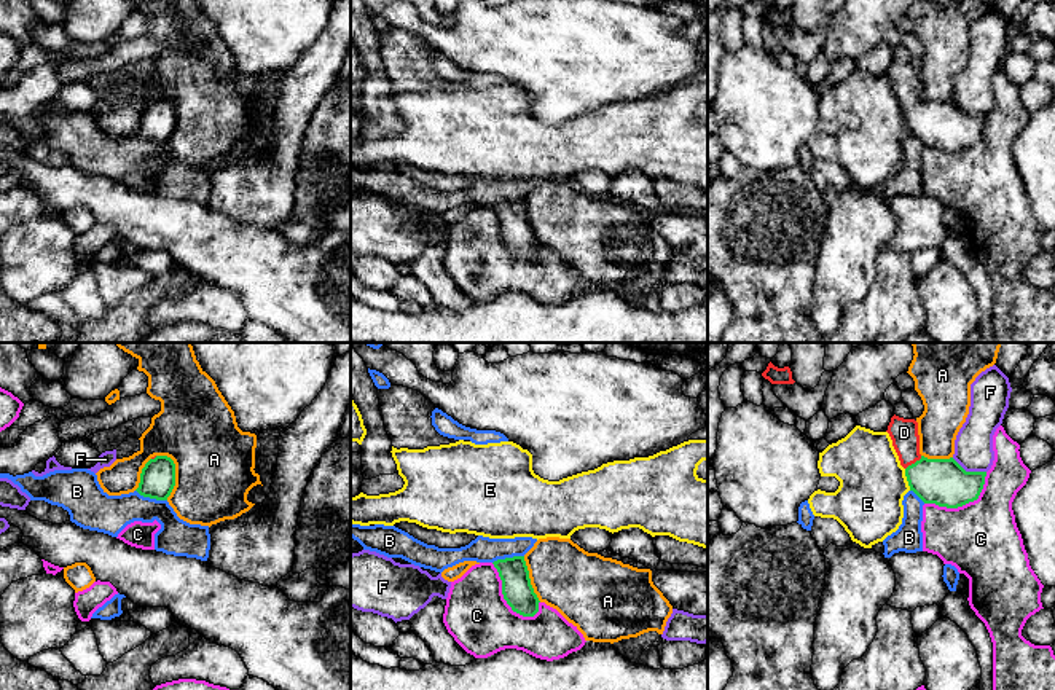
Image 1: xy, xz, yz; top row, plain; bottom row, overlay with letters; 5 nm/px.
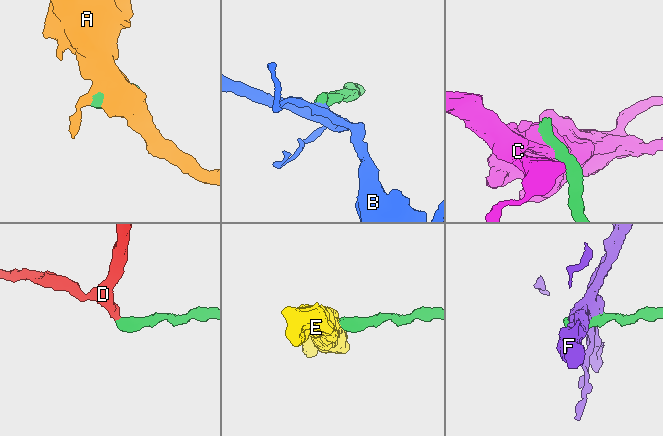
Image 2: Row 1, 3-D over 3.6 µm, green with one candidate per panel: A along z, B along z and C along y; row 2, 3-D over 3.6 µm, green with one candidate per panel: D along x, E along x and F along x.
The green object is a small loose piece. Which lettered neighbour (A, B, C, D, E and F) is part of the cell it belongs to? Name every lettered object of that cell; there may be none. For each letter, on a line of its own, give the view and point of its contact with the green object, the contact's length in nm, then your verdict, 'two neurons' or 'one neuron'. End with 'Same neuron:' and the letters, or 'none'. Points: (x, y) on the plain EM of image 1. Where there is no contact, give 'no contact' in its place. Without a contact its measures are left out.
A: xy (174, 115) | 240 nm | two neurons
B: xy (152, 141) | 170 nm | two neurons
C: xz (504, 239) | 360 nm | two neurons
D: yz (915, 105) | 110 nm | one neuron
E: yz (907, 123) | 120 nm | two neurons
F: yz (969, 115) | 190 nm | two neurons
Same neuron: D

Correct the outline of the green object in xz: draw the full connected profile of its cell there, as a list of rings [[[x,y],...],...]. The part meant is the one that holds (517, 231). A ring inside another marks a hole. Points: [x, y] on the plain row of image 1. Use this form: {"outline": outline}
{"outline": [[[524,199],[497,202],[492,206],[502,223],[502,237],[513,255],[534,260],[539,255],[539,241],[531,228]]]}

